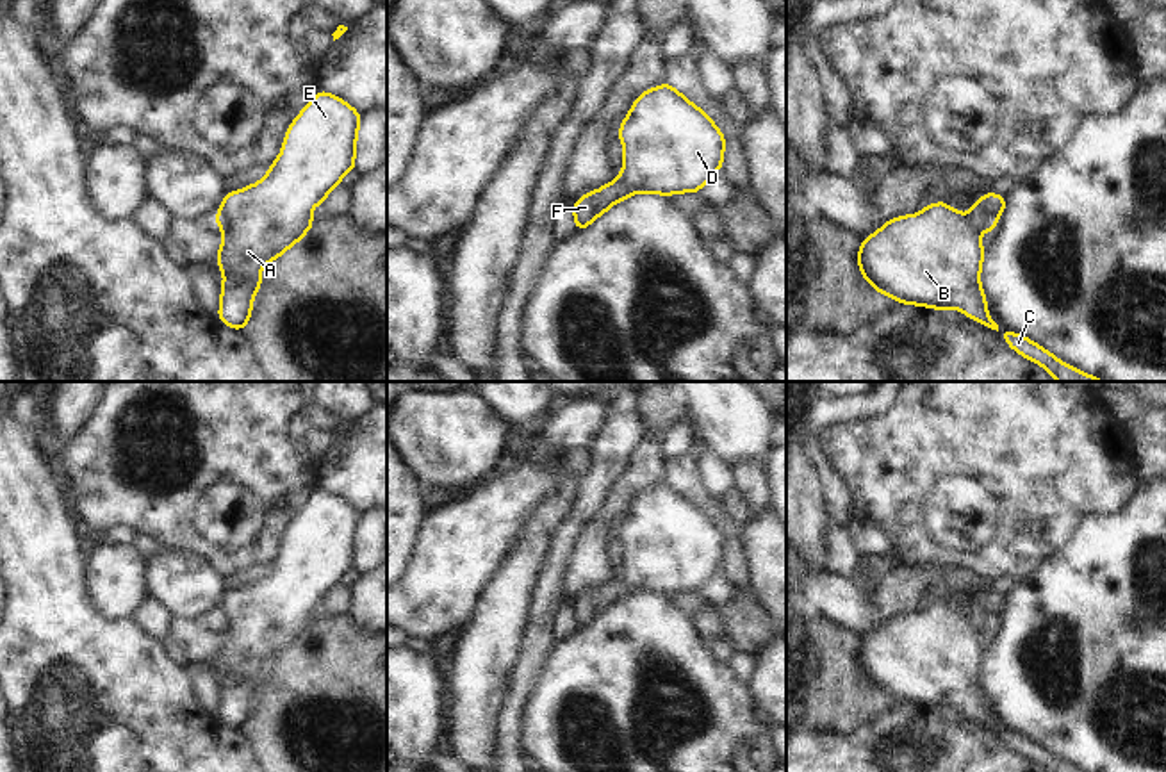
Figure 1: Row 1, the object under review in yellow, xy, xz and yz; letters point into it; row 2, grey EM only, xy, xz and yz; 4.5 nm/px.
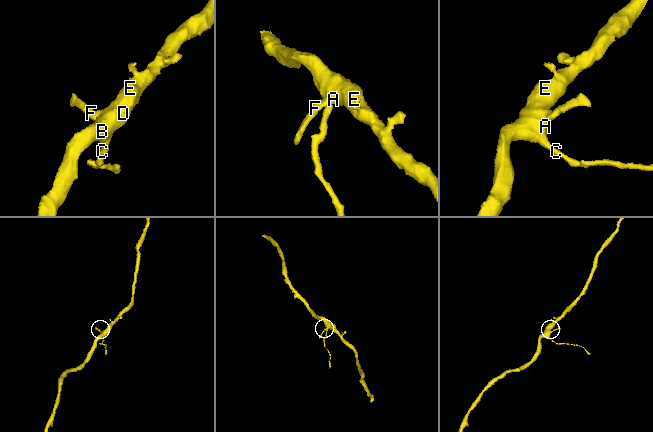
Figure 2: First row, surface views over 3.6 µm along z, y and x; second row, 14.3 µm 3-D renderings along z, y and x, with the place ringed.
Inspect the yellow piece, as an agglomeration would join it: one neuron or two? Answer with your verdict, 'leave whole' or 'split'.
leave whole

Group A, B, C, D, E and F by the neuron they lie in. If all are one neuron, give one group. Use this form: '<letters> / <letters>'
A B C D E F

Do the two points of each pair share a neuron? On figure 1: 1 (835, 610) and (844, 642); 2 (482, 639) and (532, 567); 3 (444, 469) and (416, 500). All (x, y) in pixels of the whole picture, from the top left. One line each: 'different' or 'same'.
1: different
2: same
3: different

